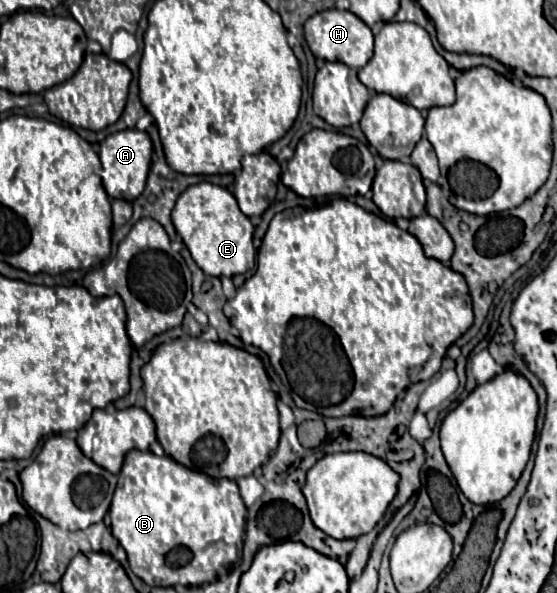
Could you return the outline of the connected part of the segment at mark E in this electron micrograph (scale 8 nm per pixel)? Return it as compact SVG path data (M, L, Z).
M212 183L188 187L172 209L172 223L192 259L204 273L214 277L234 277L255 266L257 249L253 244L254 227L240 211L234 195L228 189Z

